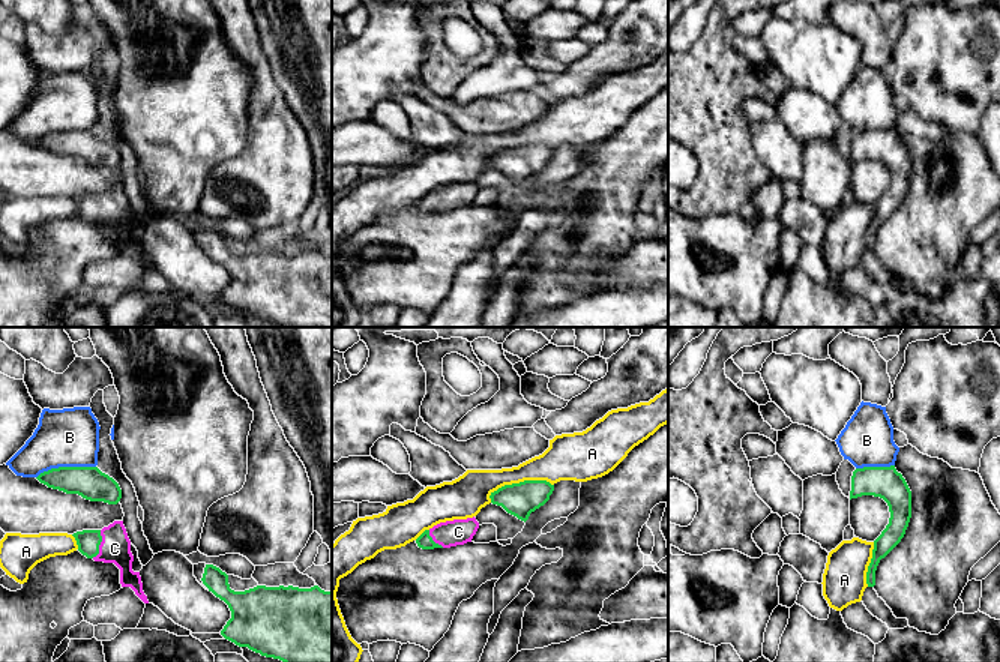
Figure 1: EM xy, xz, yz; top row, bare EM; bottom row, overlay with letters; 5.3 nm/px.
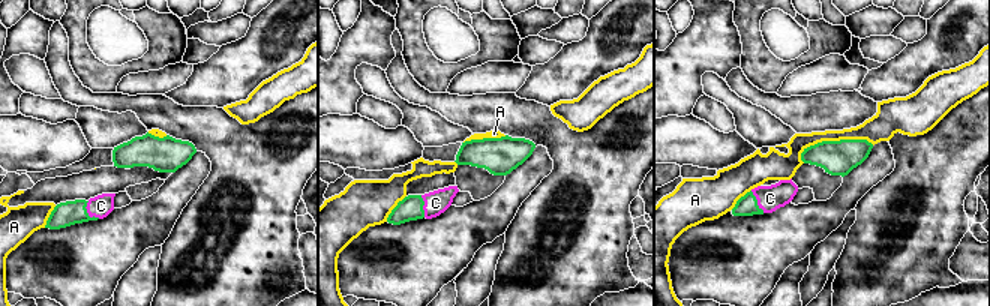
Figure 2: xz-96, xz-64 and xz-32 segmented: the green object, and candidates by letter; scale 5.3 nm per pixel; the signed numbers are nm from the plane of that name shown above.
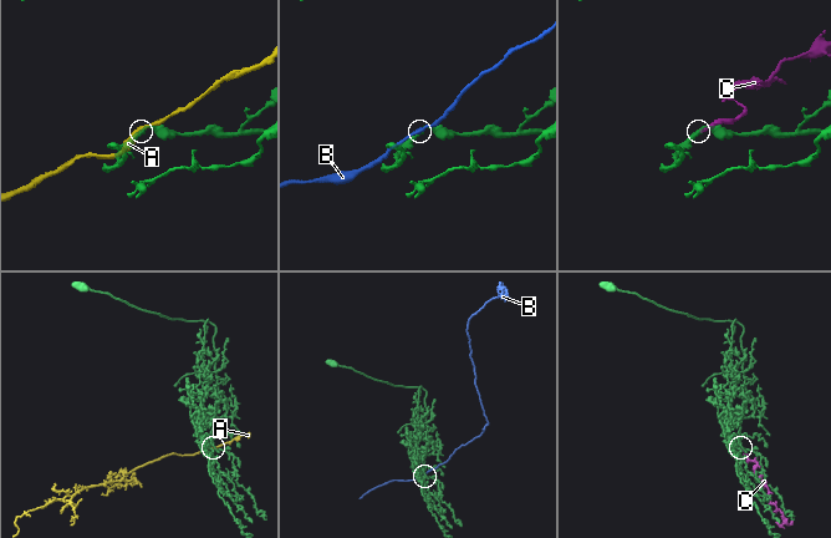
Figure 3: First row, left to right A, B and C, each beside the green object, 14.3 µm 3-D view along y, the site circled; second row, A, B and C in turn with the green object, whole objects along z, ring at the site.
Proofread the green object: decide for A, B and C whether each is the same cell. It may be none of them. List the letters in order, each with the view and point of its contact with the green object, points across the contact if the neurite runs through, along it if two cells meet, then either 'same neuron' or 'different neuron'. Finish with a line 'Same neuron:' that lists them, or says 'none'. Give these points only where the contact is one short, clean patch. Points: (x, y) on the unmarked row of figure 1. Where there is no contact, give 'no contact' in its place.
A: contact xz (520, 146); different neuron
B: contact xy (65, 131); different neuron
C: contact xy (99, 207); same neuron
Same neuron: C

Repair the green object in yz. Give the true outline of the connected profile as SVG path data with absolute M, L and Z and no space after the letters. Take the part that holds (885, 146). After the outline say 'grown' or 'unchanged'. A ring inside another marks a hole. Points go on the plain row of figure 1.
M895 129L863 131L853 135L850 164L862 159L883 162L890 176L889 188L874 204L872 222L866 236L866 248L868 251L874 251L880 224L901 206L908 191L911 182L911 155Z; unchanged

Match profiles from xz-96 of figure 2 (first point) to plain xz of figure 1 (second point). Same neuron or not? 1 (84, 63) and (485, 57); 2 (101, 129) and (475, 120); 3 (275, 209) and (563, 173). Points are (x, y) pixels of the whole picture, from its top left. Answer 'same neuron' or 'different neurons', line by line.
1: same neuron
2: different neurons
3: different neurons

